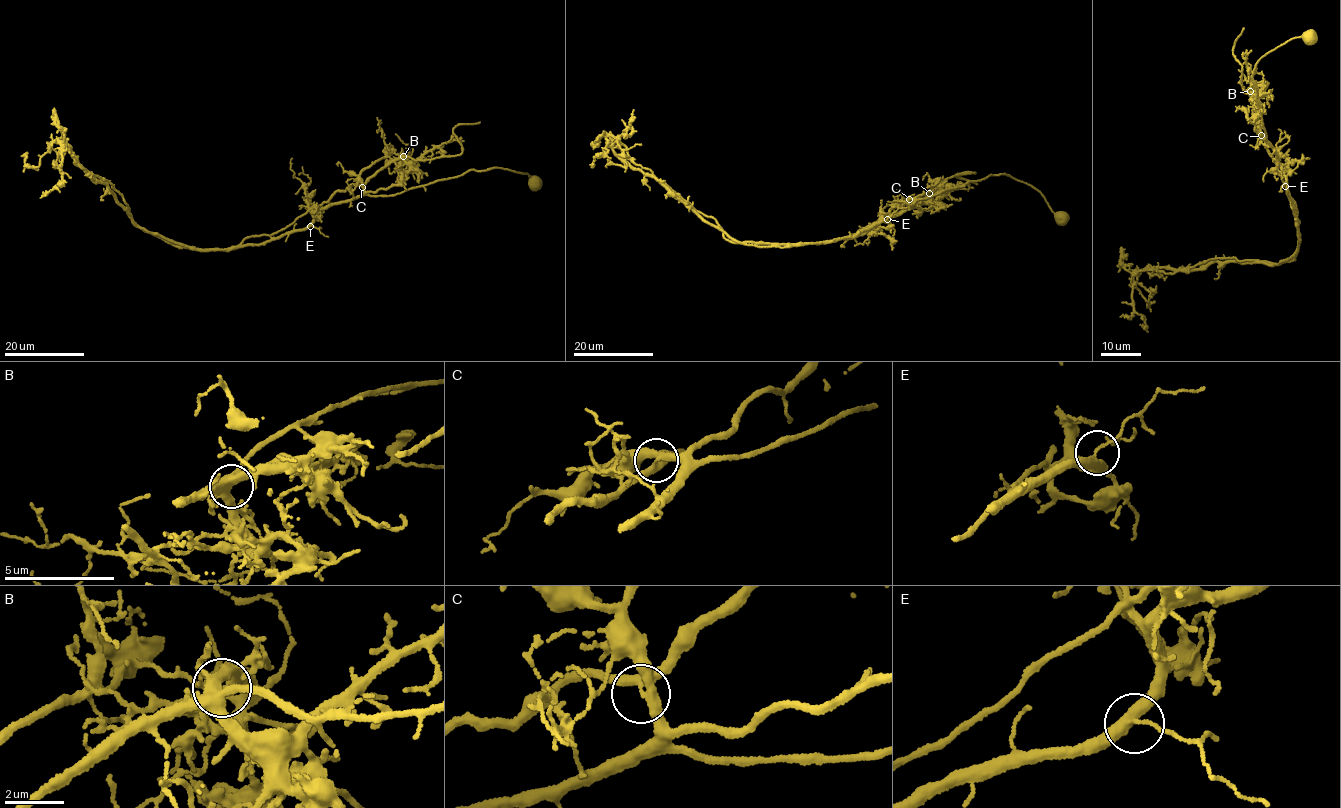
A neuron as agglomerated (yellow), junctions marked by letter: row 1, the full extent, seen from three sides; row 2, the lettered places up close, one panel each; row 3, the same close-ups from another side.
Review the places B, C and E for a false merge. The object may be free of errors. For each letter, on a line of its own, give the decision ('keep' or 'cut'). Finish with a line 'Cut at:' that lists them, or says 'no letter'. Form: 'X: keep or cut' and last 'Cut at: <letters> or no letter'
B: keep
C: cut
E: keep
Cut at: C

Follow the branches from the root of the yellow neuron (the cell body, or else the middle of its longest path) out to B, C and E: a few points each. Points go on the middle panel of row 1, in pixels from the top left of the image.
B: (1061, 218), (1038, 190), (1004, 174), (990, 174), (928, 197), (909, 199), (929, 193)
C: (1061, 218), (1038, 190), (1002, 173), (969, 181), (924, 198), (909, 199)
E: (1061, 218), (1038, 190), (1000, 173), (920, 198), (898, 213), (883, 217), (887, 219)

